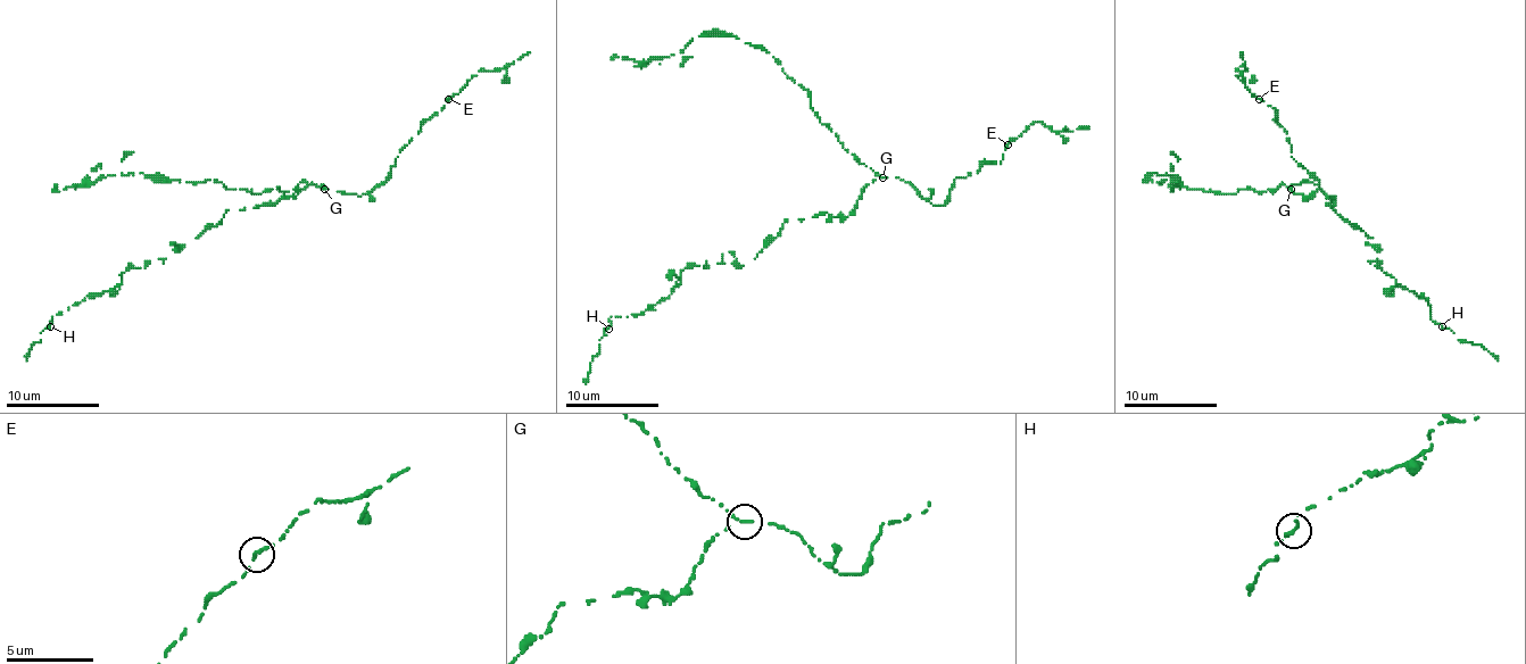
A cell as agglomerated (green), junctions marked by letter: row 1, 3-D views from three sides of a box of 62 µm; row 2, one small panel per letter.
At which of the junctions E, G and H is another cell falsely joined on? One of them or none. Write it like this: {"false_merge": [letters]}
{"false_merge": ["G"]}

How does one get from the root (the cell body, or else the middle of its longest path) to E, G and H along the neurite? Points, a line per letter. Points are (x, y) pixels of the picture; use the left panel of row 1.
E: (296, 187), (307, 182), (358, 196), (367, 193), (386, 180), (400, 152), (448, 99)
G: (296, 187), (307, 182), (323, 189)
H: (296, 187), (289, 198), (229, 210), (198, 238), (126, 271), (110, 291), (86, 296), (50, 326)

